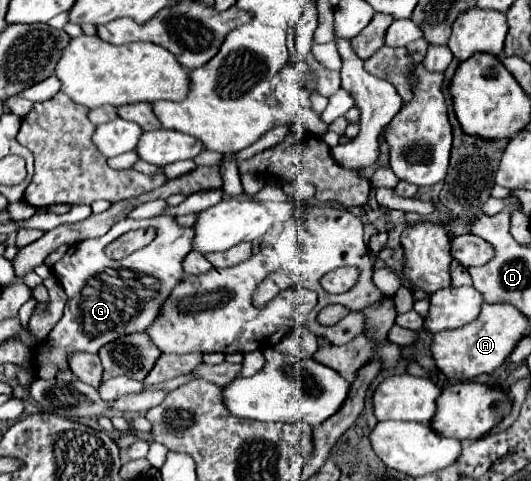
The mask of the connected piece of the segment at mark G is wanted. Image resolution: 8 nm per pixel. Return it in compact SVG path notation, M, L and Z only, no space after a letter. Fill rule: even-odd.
M151 217L137 221L123 219L115 223L103 237L85 239L69 247L67 253L53 265L53 273L67 293L67 305L63 317L49 333L53 343L49 355L41 351L43 345L39 345L39 351L33 351L37 377L53 379L57 369L67 367L67 355L71 351L97 353L101 345L121 335L145 331L145 327L153 323L153 317L157 317L161 301L165 301L171 289L183 279L181 263L191 251L191 241L191 227L179 227L173 217ZM137 227L153 227L157 231L155 239L121 261L113 261L103 253L107 243Z

